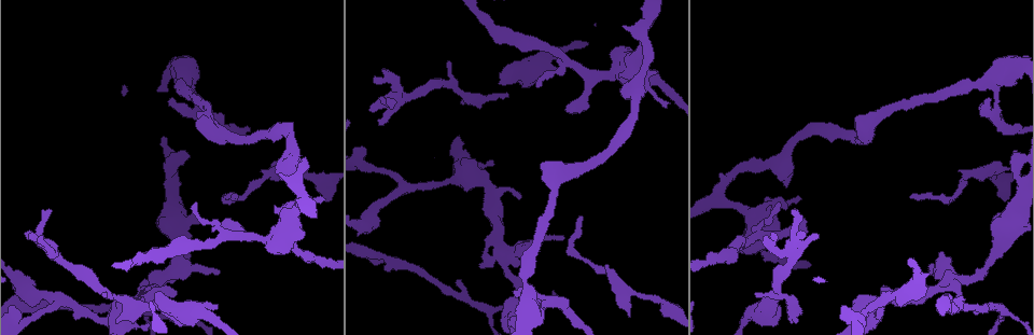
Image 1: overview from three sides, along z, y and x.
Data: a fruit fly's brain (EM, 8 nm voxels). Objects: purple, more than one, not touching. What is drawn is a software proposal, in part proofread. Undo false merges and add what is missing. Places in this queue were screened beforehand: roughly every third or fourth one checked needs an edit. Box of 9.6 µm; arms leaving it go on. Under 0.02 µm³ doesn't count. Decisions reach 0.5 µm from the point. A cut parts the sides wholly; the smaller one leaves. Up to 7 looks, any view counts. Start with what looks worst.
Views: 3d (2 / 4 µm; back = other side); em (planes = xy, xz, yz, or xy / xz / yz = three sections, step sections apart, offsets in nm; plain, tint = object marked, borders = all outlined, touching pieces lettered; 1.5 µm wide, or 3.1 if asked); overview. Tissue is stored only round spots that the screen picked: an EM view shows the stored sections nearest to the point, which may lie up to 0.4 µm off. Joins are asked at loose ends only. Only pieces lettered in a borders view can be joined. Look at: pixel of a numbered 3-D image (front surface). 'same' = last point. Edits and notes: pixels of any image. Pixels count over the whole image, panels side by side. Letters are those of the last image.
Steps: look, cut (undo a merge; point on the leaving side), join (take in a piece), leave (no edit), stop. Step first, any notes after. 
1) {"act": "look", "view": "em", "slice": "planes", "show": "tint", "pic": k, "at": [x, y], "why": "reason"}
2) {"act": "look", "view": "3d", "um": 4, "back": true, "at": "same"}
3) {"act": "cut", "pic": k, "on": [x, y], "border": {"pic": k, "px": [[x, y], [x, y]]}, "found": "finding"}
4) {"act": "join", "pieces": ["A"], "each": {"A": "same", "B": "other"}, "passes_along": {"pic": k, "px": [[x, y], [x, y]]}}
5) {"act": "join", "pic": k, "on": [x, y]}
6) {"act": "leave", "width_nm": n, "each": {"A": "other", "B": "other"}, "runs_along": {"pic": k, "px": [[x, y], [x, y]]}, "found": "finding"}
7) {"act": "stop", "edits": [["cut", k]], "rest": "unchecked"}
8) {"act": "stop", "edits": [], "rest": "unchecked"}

{"act": "look", "view": "em", "slice": "planes", "show": "borders", "pic": 1, "at": [481, 267], "why": "free end"}

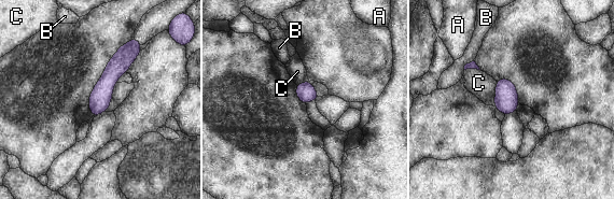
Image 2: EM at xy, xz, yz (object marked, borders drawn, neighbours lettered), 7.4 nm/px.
{"act": "leave", "width_nm": 140, "longest_contact_nm": ["C", 190], "each": {"A": "other", "B": "other", "C": "other"}, "found": "none of them fits"}

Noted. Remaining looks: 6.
{"act": "look", "view": "em", "slice": "planes", "show": "borders", "pic": 1, "at": [540, 86], "why": "free end"}

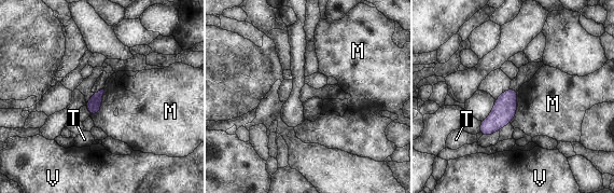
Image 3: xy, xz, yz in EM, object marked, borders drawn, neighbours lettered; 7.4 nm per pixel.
{"act": "leave", "each": {"M": "other", "T": "other", "V": "other"}, "border": {"pic": 3, "px": [[103, 88], [100, 110], [89, 115]]}, "found": "none of them fits"}

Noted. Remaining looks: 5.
{"act": "look", "view": "em", "slice": "xz", "step": 4, "show": "borders", "pic": 1, "at": [774, 235], "why": "branch stops here"}

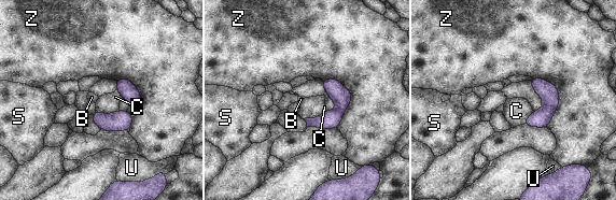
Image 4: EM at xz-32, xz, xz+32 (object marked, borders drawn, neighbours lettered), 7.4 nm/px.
{"act": "look", "view": "em", "slice": "planes", "show": "borders", "at": "same"}

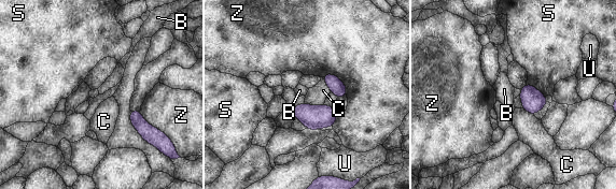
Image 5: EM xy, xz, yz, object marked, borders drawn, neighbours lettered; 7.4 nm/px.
{"act": "leave", "each": {"B": "other", "C": "other", "S": "other", "U": "other", "Z": "other"}, "border": {"pic": 5, "px": [[527, 83], [534, 86], [545, 97]]}, "found": "none of them fits"}

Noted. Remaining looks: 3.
{"act": "stop", "edits": [], "rest": "unchecked"}

